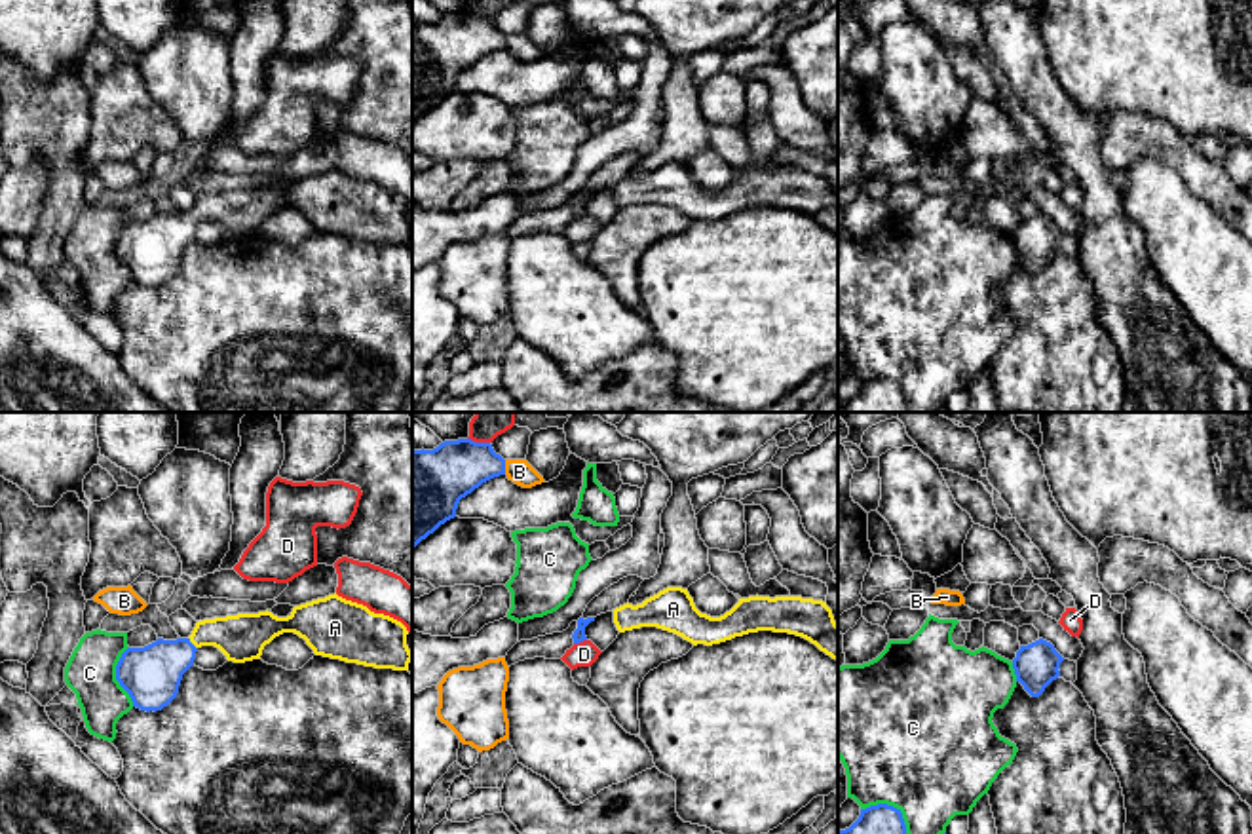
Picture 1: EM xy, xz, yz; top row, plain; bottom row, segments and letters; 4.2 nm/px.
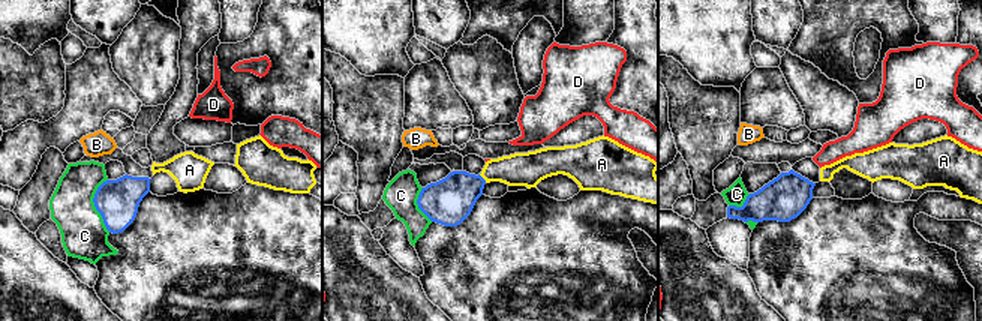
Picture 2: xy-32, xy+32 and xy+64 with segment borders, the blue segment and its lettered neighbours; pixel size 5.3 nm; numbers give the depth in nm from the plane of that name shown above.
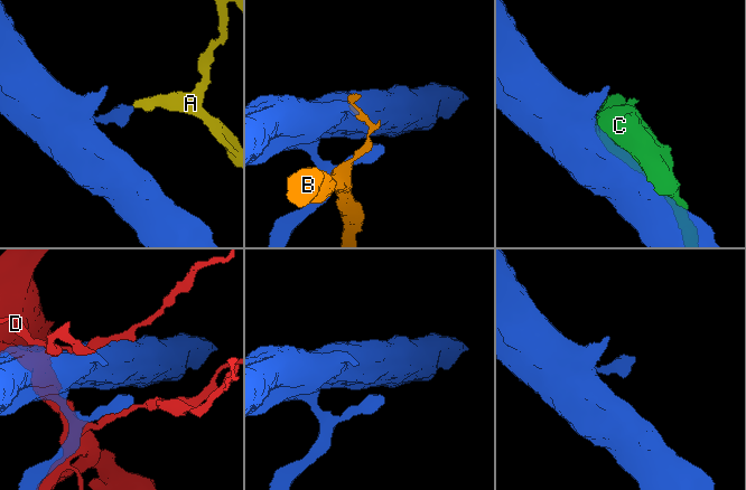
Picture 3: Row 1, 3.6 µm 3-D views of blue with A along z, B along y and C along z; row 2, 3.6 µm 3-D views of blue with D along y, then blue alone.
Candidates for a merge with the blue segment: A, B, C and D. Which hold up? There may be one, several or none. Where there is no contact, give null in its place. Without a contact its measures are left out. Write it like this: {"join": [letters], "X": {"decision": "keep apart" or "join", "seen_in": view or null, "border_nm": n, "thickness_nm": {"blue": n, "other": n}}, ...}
{"join": ["A"], "A": {"decision": "join", "seen_in": "xy", "border_nm": 70, "thickness_nm": {"blue": 240, "other": 200}}, "B": {"decision": "keep apart", "seen_in": "xz", "border_nm": 60, "thickness_nm": {"blue": 240, "other": 100}}, "C": {"decision": "keep apart", "seen_in": "xy", "border_nm": 260, "thickness_nm": {"blue": 240, "other": 220}}, "D": {"decision": "keep apart", "seen_in": "xz", "border_nm": 60, "thickness_nm": {"blue": 50, "other": 110}}}

